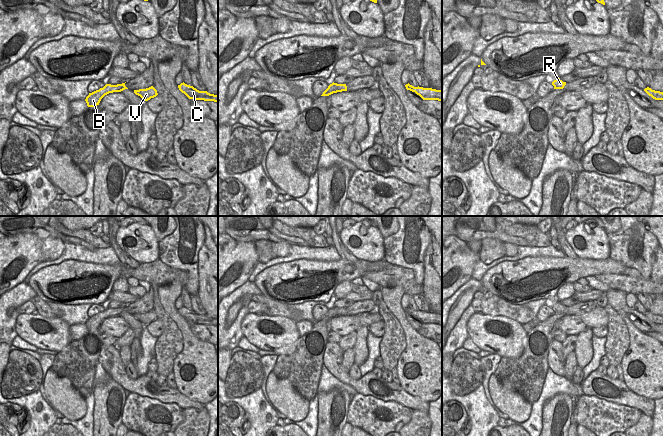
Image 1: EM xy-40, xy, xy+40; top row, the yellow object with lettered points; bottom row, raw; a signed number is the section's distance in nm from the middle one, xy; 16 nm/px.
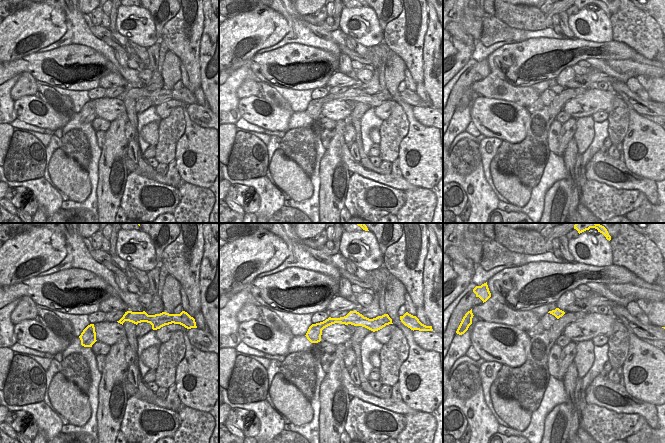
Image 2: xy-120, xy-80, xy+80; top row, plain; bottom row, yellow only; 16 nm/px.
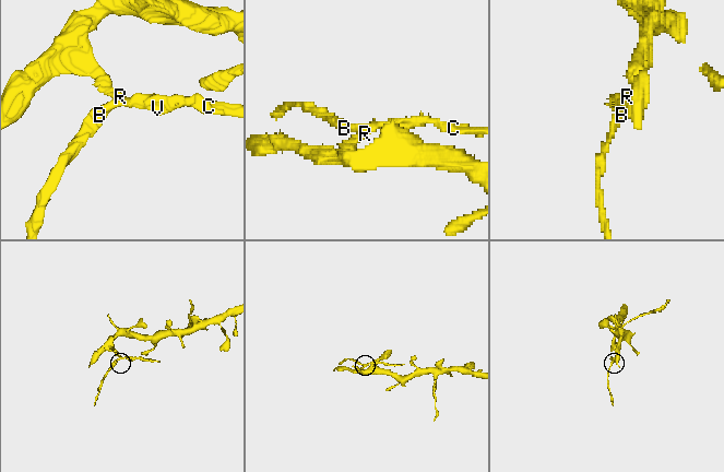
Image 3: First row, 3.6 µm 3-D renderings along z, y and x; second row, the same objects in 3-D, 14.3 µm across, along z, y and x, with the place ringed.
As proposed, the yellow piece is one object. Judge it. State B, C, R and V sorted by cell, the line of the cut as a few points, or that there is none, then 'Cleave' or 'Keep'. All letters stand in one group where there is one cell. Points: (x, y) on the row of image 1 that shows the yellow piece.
Groups: B C V / R. Split along xy (339, 84), (330, 85). Cleave

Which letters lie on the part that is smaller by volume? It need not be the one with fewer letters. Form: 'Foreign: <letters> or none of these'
Foreign: B, C, V

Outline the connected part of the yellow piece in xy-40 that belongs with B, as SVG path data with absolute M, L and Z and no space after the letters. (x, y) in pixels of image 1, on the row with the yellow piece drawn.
M125 83L122 84L117 84L117 85L105 85L103 88L100 88L99 90L96 90L92 93L89 93L89 95L86 97L85 101L87 103L88 107L95 107L97 105L99 105L101 99L109 94L109 93L113 93L113 92L121 92L125 89L128 89L125 86Z

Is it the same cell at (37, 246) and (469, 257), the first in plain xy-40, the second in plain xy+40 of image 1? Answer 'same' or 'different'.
same

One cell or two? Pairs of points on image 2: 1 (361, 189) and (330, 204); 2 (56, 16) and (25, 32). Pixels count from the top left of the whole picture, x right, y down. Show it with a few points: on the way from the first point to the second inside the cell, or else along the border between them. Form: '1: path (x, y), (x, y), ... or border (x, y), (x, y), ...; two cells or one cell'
1: border (351, 176), (348, 182), (344, 206); two cells
2: path (48, 13), (33, 28); one cell

